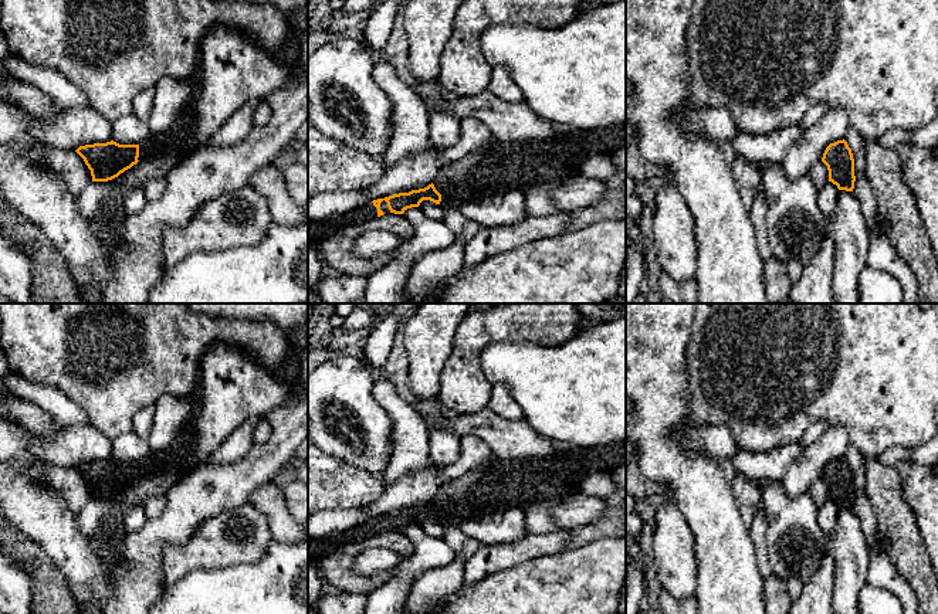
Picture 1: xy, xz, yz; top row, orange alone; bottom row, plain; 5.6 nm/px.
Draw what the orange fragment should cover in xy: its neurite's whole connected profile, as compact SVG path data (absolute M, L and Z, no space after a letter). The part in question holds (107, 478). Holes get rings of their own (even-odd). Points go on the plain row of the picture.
M186 427L165 451L153 451L140 462L119 462L114 458L79 464L75 469L91 488L92 499L108 499L131 486L139 478L159 472L180 472L184 476L193 471L192 450L194 428Z

